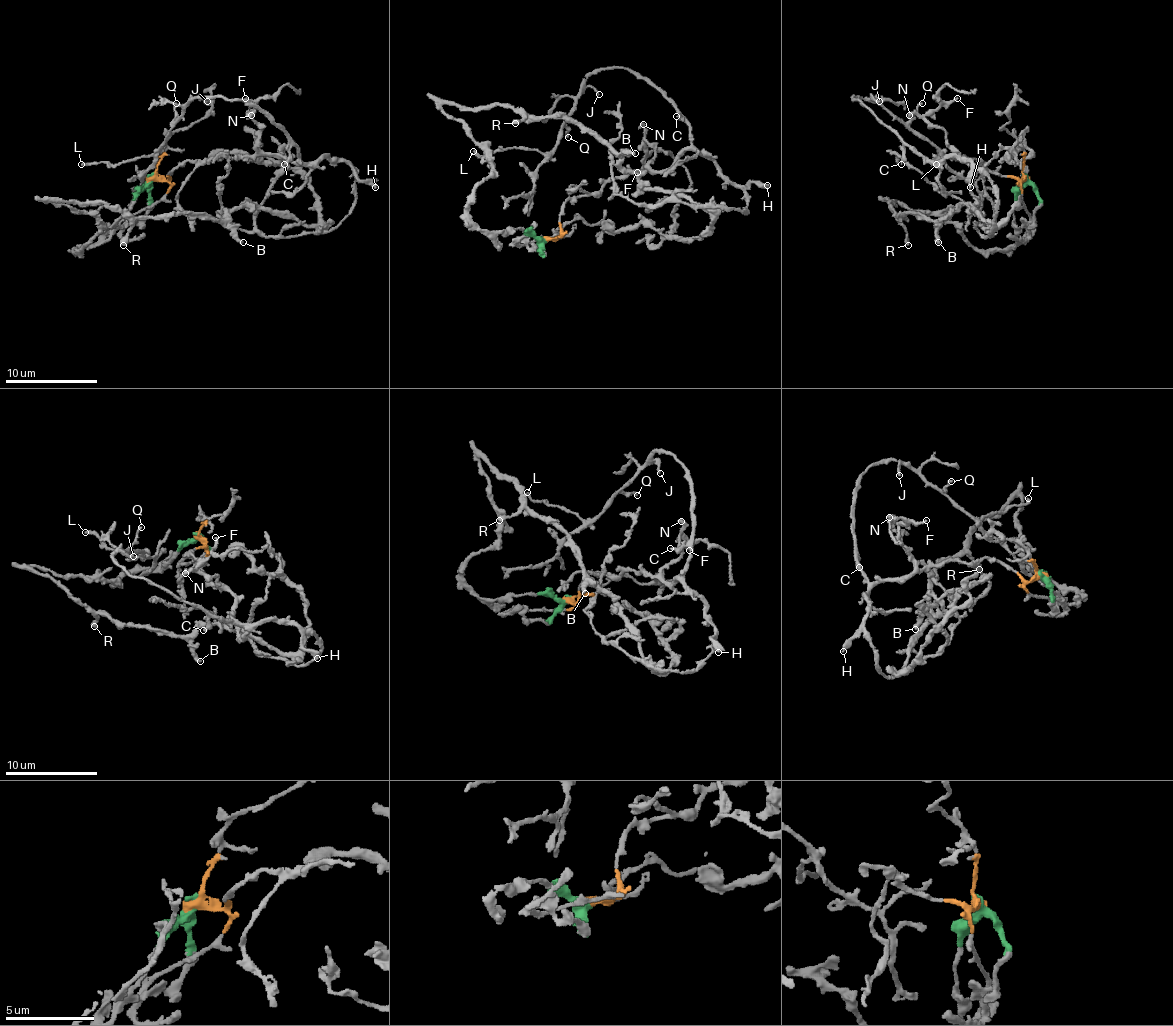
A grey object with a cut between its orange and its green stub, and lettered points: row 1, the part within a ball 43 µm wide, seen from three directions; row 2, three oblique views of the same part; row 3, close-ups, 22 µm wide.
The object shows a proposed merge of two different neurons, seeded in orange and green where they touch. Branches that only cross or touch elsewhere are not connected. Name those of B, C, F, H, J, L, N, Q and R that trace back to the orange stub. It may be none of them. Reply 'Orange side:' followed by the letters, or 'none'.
Orange side: C, F, H, J, L, N, Q

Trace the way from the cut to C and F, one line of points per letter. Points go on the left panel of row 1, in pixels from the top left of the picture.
C: (152, 178), (168, 178), (177, 164), (217, 157), (274, 153), (300, 160), (293, 146), (284, 164)
F: (152, 178), (168, 178), (168, 174), (177, 164), (251, 155), (263, 127), (254, 118), (251, 104), (244, 97)

